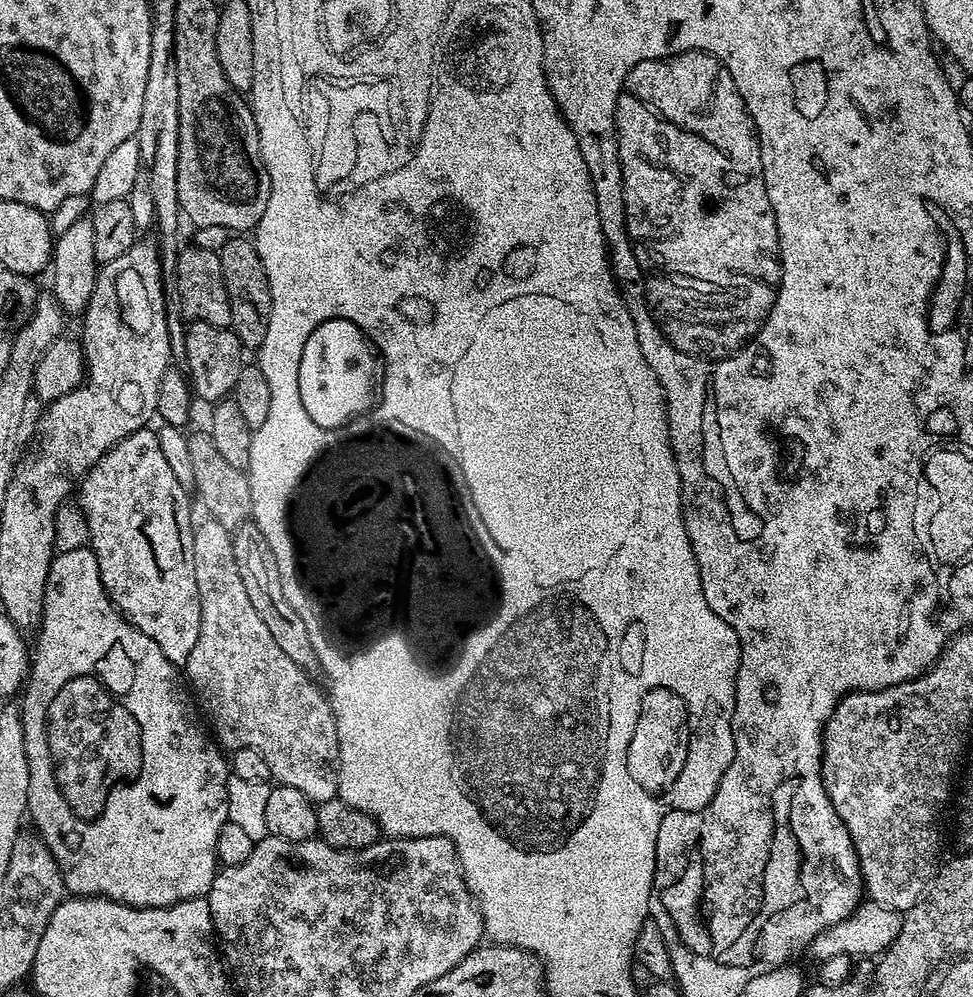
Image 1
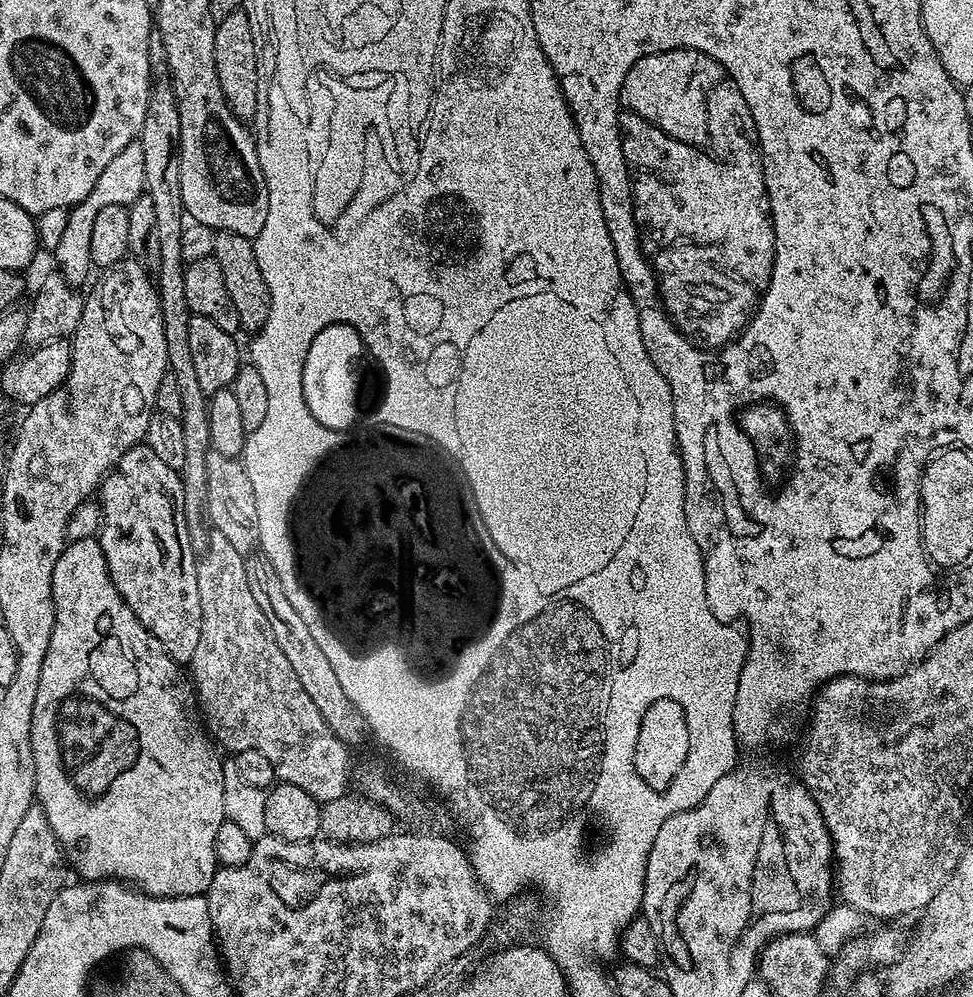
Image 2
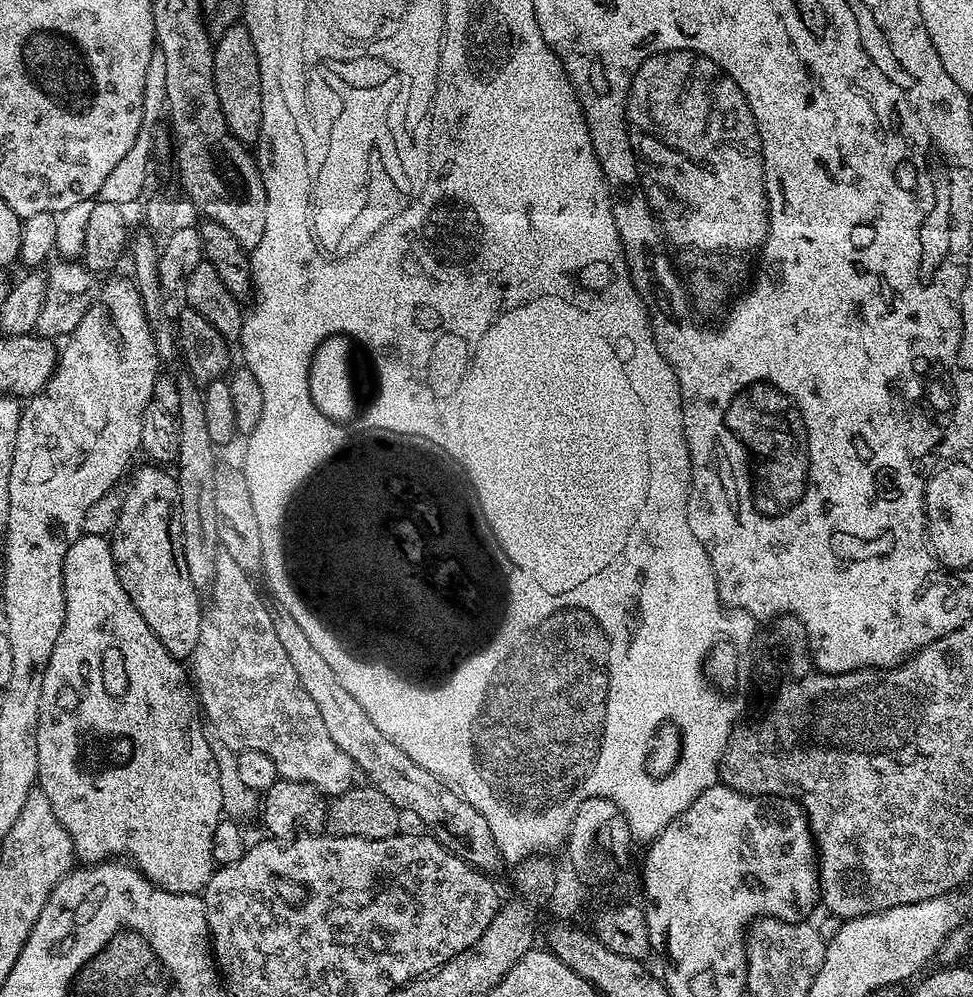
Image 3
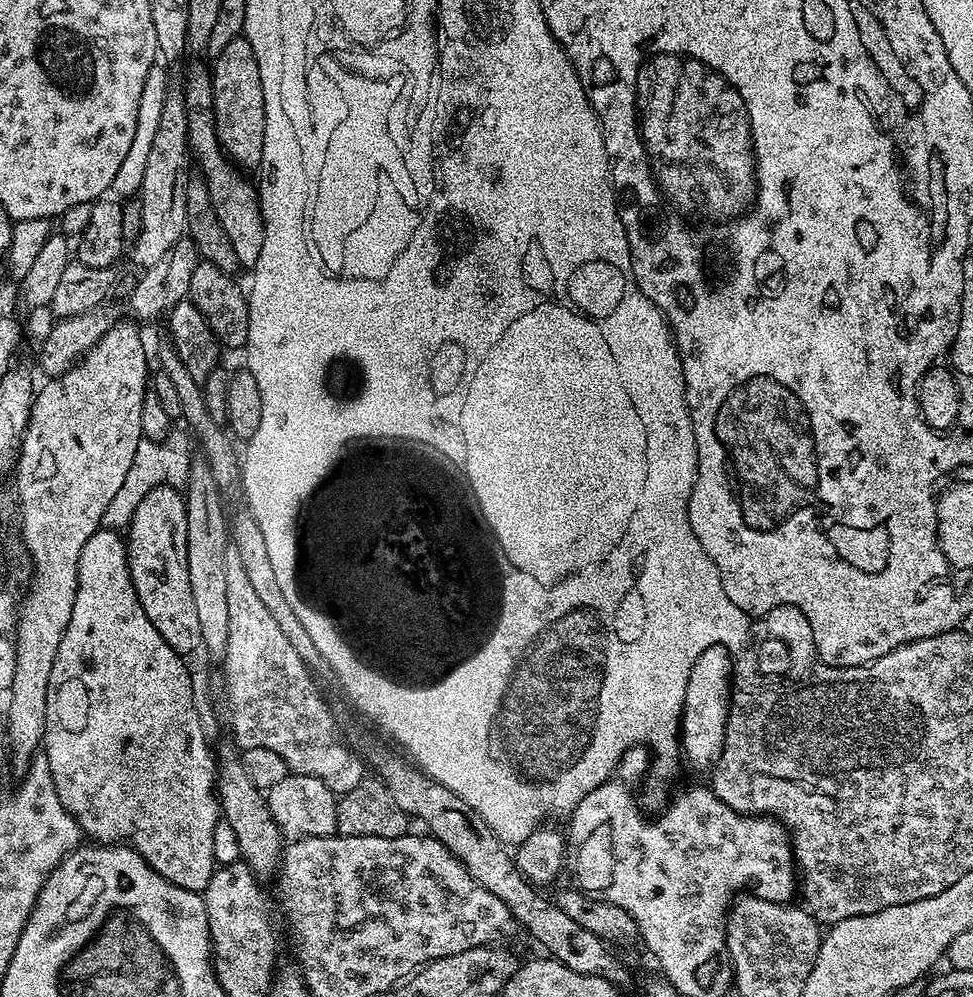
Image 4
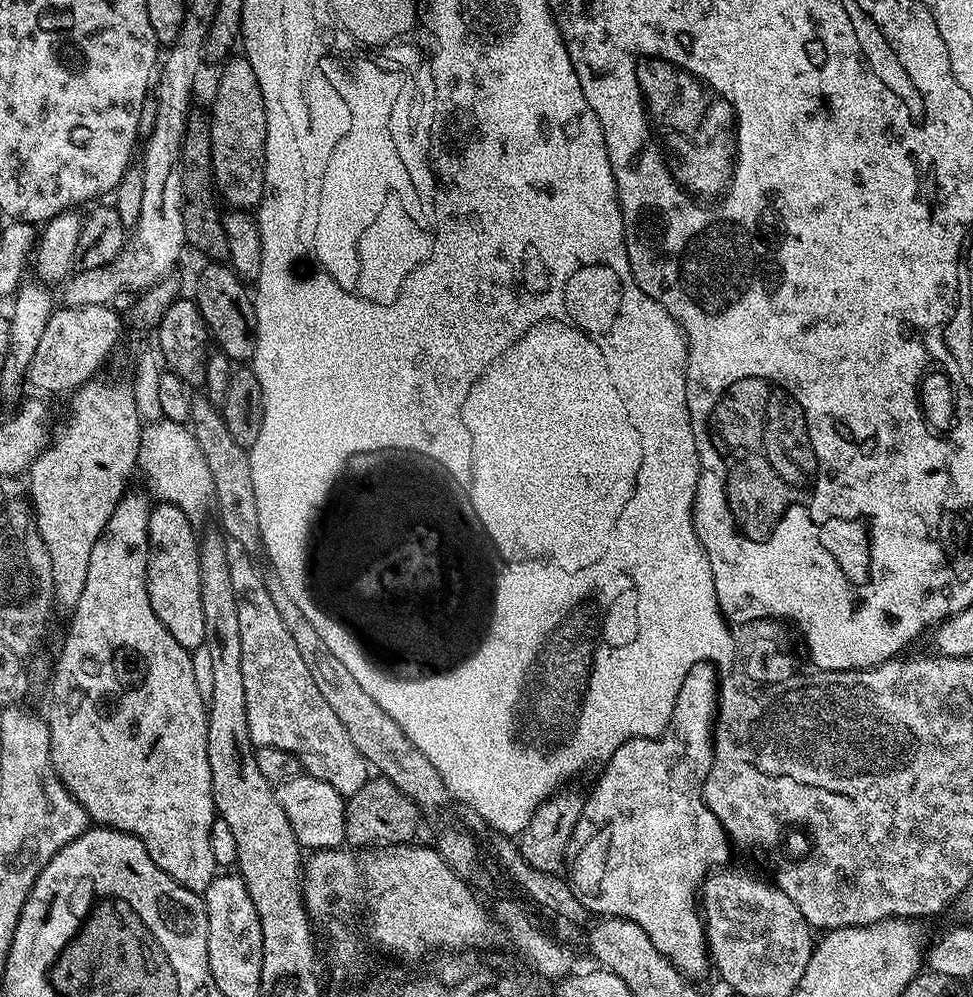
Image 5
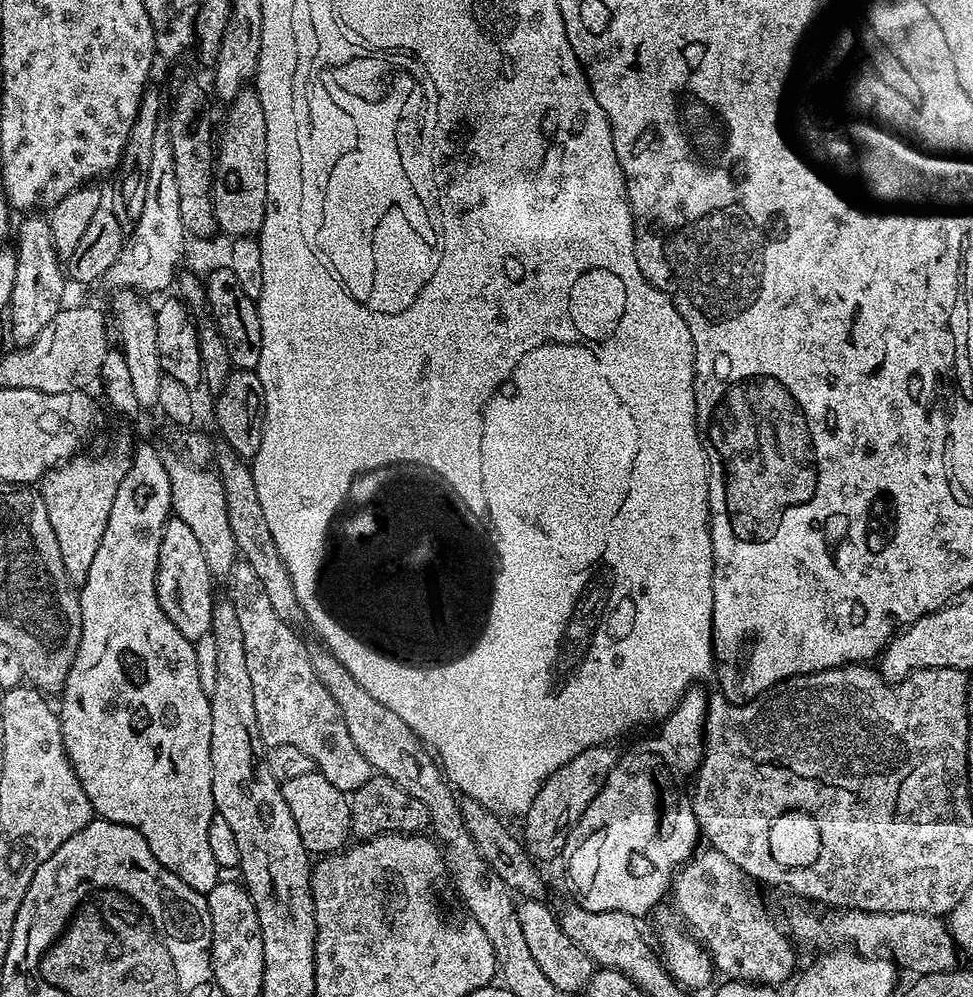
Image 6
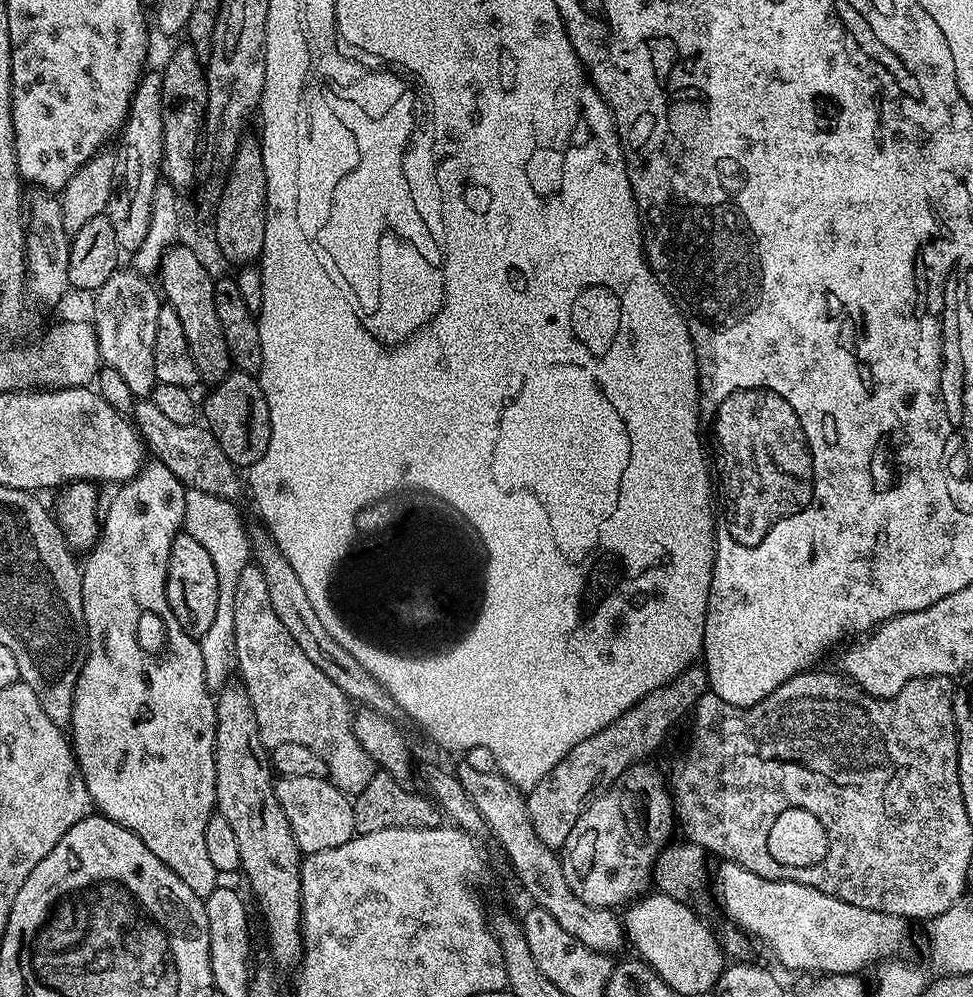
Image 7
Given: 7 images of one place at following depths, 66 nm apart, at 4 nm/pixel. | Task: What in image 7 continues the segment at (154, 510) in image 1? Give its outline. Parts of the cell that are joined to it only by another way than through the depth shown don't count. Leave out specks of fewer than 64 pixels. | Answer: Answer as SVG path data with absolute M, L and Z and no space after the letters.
M187 534L177 536L172 543L166 598L170 602L170 610L174 610L174 618L178 618L186 634L199 638L210 630L210 622L214 622L214 614L218 611L218 570L214 570L210 554L206 554L199 542Z

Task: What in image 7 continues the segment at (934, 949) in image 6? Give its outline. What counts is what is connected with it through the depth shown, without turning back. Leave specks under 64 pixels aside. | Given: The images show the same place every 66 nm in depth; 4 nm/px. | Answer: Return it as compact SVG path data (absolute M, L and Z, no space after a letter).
M727 862L717 863L716 868L716 896L720 899L720 904L724 907L724 912L737 924L737 929L749 932L752 936L757 936L766 947L772 951L772 956L784 968L789 968L792 972L816 972L815 974L856 974L867 964L875 965L877 962L883 961L885 958L892 958L897 955L896 952L908 940L909 921L903 916L895 916L894 914L886 914L878 910L866 910L862 906L854 906L850 902L842 902L842 898L834 898L830 894L826 894L822 890L814 890L814 886L802 886L793 880L771 880L770 878L762 878L756 872L751 872L749 868L743 868L737 864L729 864Z

